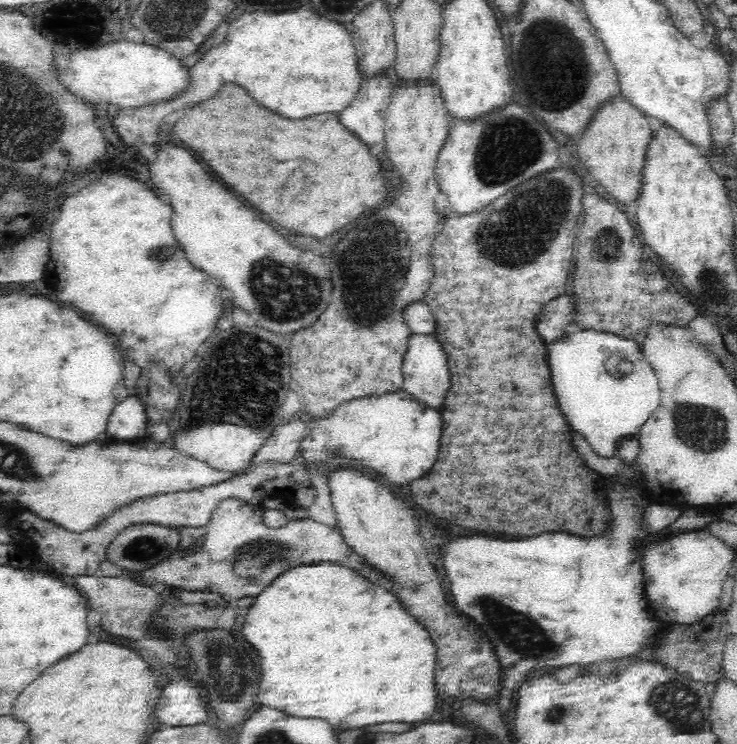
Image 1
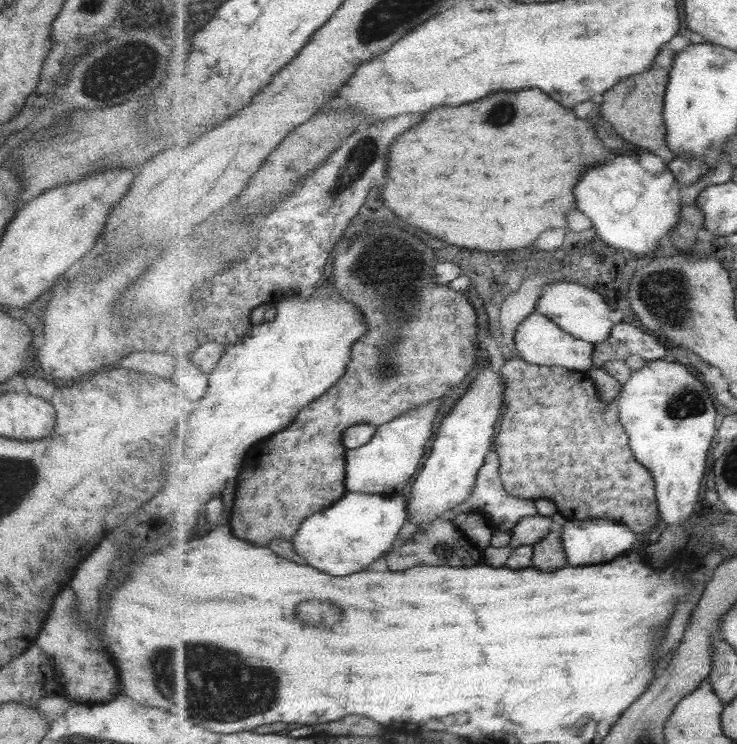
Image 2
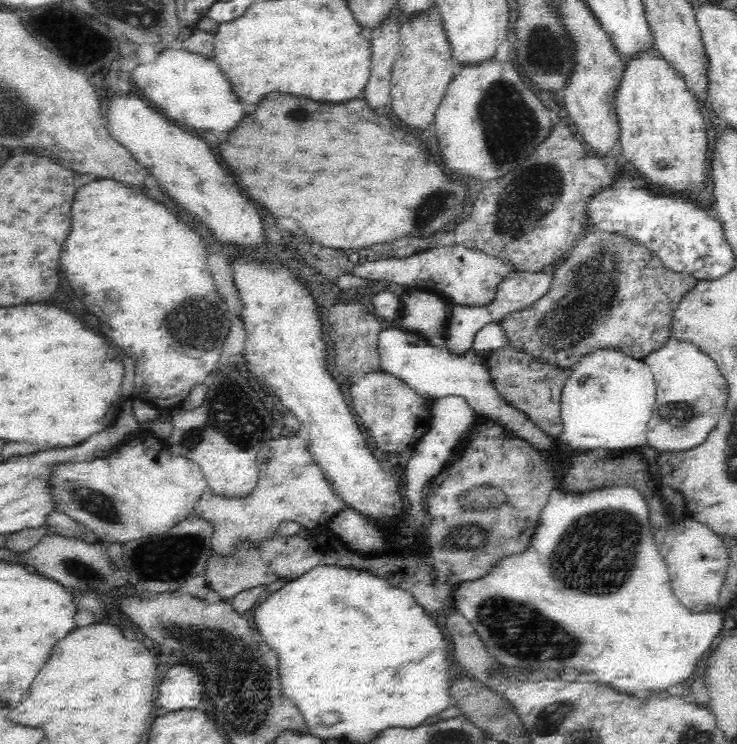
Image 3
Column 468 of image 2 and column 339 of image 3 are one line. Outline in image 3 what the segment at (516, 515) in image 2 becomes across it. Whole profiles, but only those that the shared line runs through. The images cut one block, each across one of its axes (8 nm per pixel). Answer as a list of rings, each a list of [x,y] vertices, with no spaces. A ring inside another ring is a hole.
[[[294,436],[271,440],[266,446],[263,445],[260,448],[257,462],[259,464],[259,476],[252,492],[241,497],[226,497],[207,488],[194,505],[192,514],[212,525],[211,545],[213,552],[226,555],[238,541],[244,539],[250,539],[257,543],[260,539],[276,533],[282,521],[297,522],[303,530],[327,526],[336,514],[347,507],[342,500],[333,495],[328,483],[322,479],[321,470],[314,464],[308,452],[308,441],[306,439]]]

